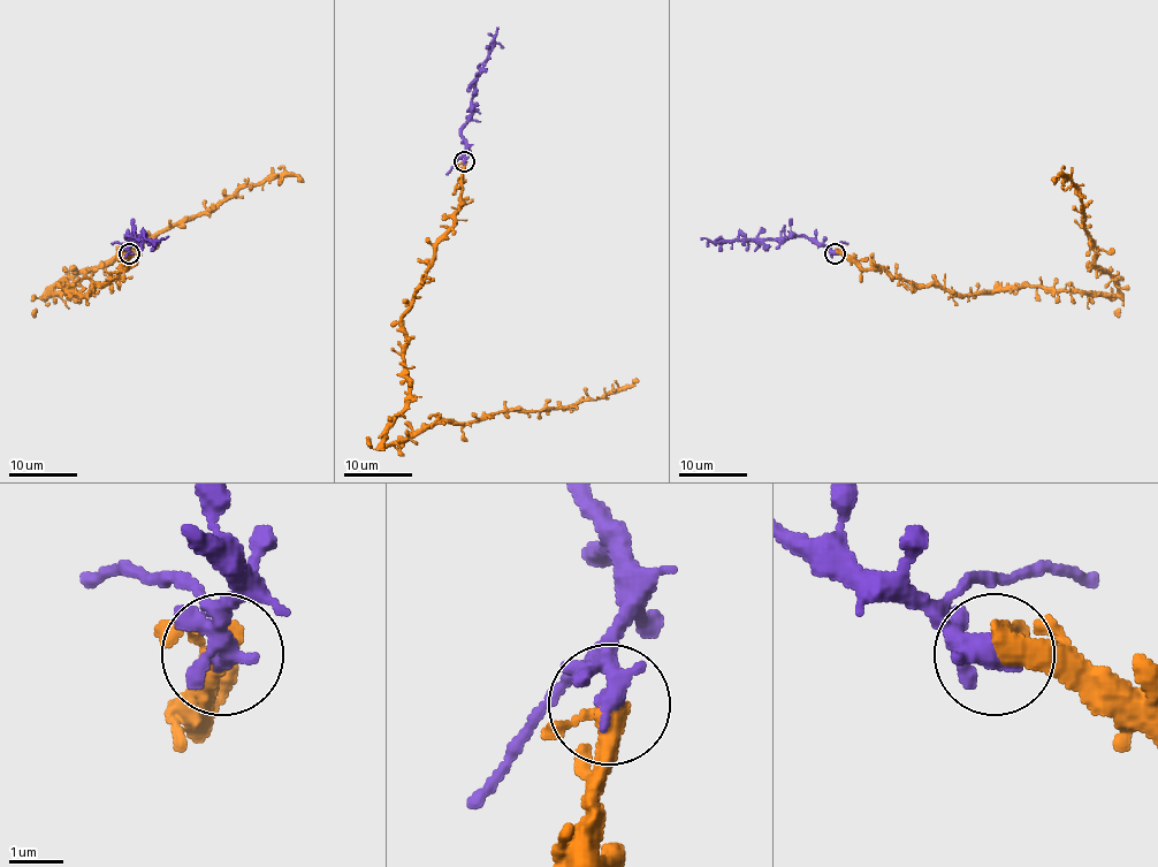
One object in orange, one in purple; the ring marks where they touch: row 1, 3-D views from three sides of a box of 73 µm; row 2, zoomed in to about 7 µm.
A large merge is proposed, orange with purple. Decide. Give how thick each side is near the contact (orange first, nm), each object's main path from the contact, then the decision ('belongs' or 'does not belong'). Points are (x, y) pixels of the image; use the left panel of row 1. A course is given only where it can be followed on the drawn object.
360 nm thick on the orange side, 340 nm on the other; orange runs (129, 252), (128, 268), (90, 291), (47, 294), (167, 227), (208, 214), (242, 188), (287, 175), (304, 182); purple runs (129, 252), (126, 237), (153, 241), (164, 237); belongs

